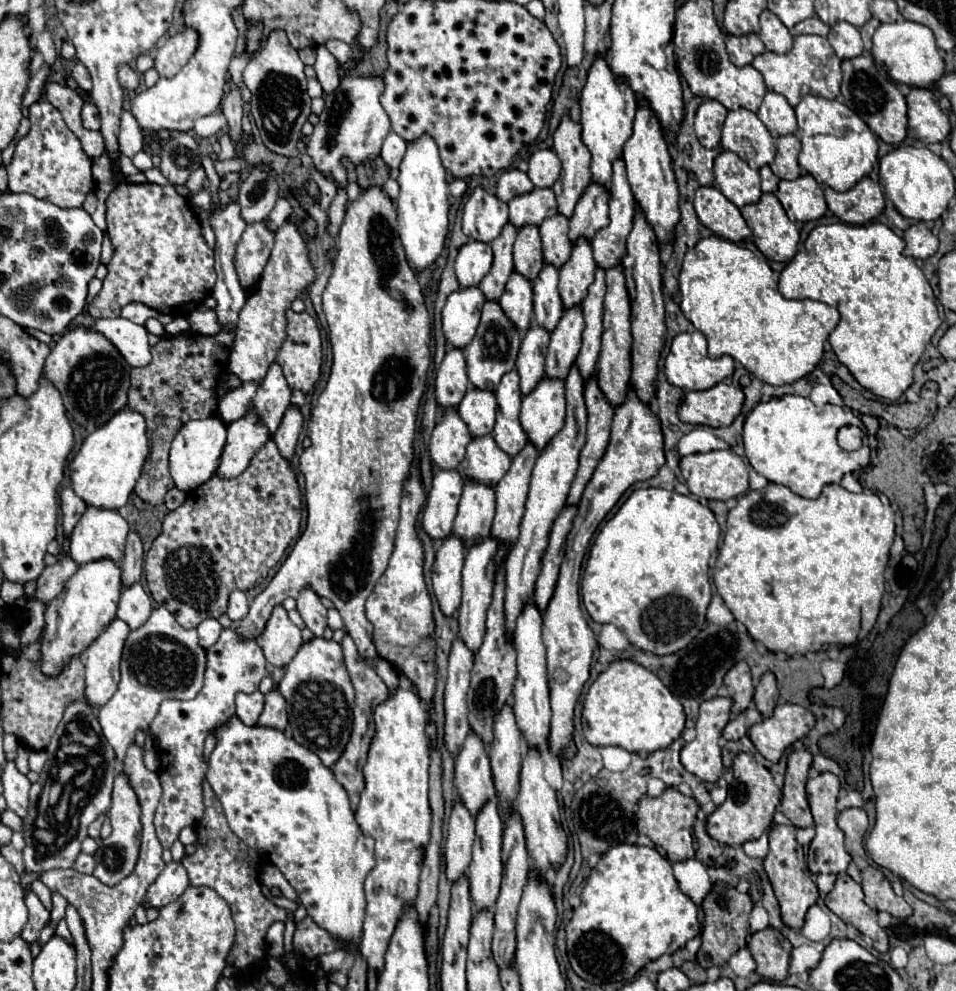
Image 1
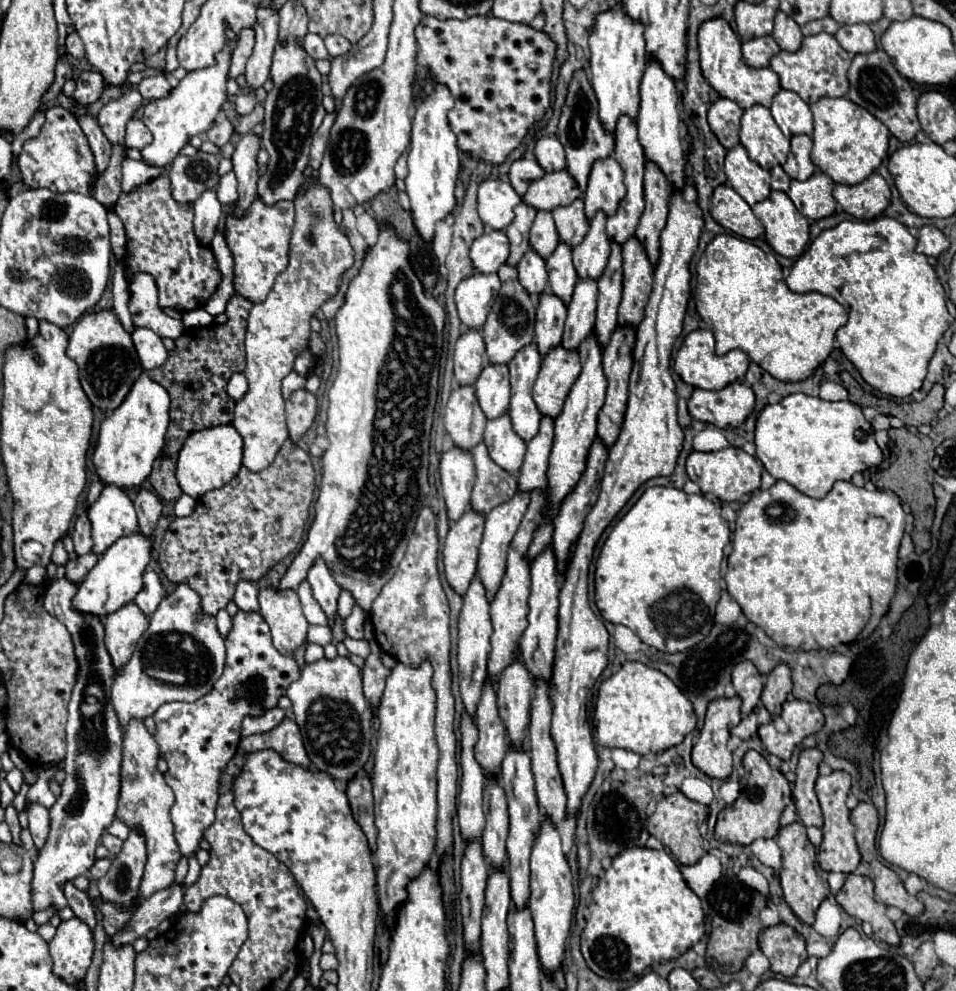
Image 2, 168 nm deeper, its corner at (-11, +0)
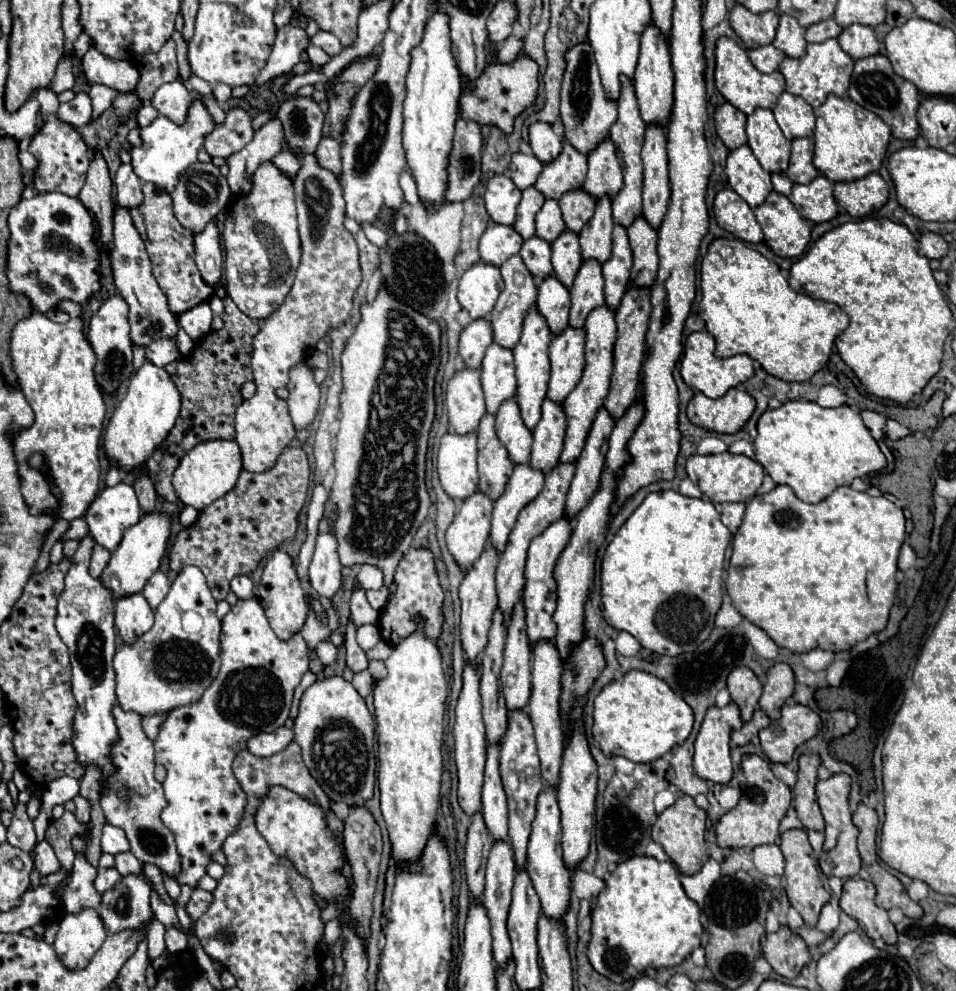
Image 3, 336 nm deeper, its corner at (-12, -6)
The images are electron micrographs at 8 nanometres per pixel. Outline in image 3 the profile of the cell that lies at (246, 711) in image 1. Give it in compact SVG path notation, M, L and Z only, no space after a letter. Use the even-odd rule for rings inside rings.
M278 728L276 732L270 732L270 734L256 734L248 740L248 750L260 758L274 756L292 742L292 736L294 734L290 728Z

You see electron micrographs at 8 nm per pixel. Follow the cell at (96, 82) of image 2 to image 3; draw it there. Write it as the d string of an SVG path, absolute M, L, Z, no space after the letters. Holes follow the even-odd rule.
M80 92L80 94L76 94L76 98L72 102L60 104L58 118L62 118L62 122L72 124L76 128L90 124L90 120L92 120L92 104L90 104L88 94Z

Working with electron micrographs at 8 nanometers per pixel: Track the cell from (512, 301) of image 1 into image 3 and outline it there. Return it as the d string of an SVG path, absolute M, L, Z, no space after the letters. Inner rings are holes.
M532 236L530 240L526 240L522 244L520 256L536 280L542 280L542 278L552 274L552 264L550 264L552 250L550 250L550 244L546 240Z

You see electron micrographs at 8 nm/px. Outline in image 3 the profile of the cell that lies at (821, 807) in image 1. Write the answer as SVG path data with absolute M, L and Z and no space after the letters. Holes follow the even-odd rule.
M834 774L828 780L820 780L816 784L816 798L822 810L825 820L824 848L818 860L819 868L826 876L838 876L838 878L854 878L861 869L862 860L856 848L856 836L858 828L852 824L852 813L849 809L849 794L851 778L848 774Z

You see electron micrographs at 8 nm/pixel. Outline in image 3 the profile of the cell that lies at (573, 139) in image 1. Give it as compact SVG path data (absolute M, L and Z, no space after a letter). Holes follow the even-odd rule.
M588 40L570 46L564 52L564 60L566 60L566 70L564 70L562 90L560 90L560 116L564 126L564 138L576 150L588 154L590 150L596 148L598 142L602 142L610 134L610 126L616 120L616 102L606 96L594 60L594 52Z

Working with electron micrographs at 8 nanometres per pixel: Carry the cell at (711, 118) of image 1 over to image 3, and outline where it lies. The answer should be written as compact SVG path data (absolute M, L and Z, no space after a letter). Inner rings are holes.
M722 104L714 112L716 132L726 144L726 148L736 150L738 146L746 144L746 114L734 108L732 104Z

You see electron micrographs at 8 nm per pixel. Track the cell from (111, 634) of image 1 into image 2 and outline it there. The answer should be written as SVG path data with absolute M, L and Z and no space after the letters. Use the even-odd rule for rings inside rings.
M125 604L121 610L109 614L105 620L105 646L113 658L115 672L129 662L137 640L147 630L147 616L133 604Z

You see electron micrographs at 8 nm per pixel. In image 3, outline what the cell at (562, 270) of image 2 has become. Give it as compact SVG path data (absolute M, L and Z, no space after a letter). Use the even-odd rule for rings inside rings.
M564 230L554 242L552 242L552 266L554 276L570 288L574 282L574 276L578 274L578 268L582 264L578 234Z

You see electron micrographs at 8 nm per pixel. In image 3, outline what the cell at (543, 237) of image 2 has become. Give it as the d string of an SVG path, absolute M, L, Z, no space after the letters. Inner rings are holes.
M546 200L540 212L536 214L536 234L546 242L554 242L564 230L566 224L558 200Z

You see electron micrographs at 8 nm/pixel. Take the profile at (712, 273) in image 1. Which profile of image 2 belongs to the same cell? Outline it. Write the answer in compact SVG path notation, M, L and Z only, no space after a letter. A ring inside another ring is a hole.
M719 234L705 248L697 264L697 312L707 326L711 326L717 340L717 354L729 350L743 350L755 364L781 382L799 382L809 378L833 350L835 332L847 322L847 310L833 298L819 292L793 294L783 278L783 269L775 254L766 253L737 236Z

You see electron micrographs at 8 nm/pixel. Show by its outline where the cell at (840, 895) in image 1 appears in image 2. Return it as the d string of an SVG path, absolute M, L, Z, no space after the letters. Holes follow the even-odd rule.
M849 874L843 888L835 896L849 916L869 922L873 926L873 934L879 940L889 946L899 946L899 934L893 922L887 918L887 906L875 902L873 897L874 884L871 878L857 874Z

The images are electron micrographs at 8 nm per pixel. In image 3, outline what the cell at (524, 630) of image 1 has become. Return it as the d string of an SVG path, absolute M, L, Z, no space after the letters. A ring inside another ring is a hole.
M562 516L560 520L552 522L540 536L536 536L530 542L528 548L528 560L526 560L526 586L524 586L524 606L526 606L526 624L528 624L528 636L530 642L538 642L548 638L554 642L556 638L556 624L552 620L552 614L556 610L556 584L554 584L554 564L562 552L562 548L568 544L572 534L572 522L568 516Z

